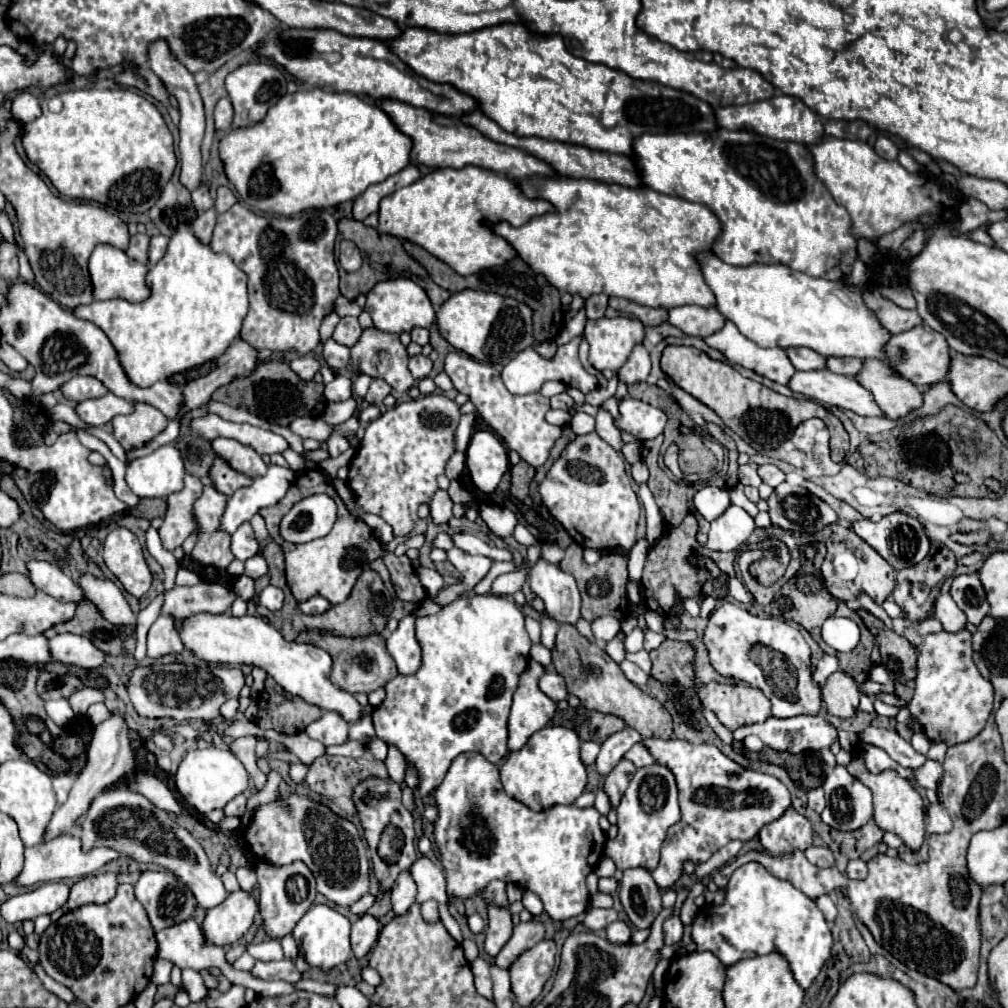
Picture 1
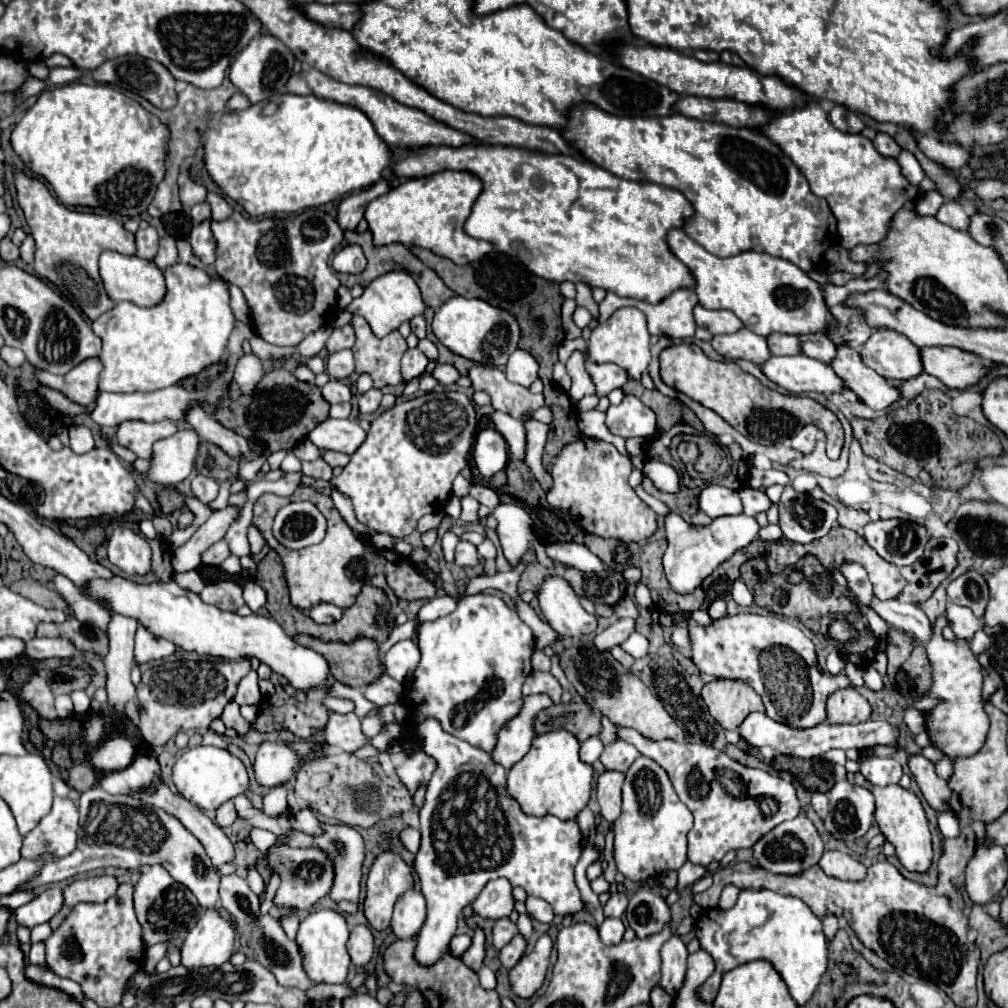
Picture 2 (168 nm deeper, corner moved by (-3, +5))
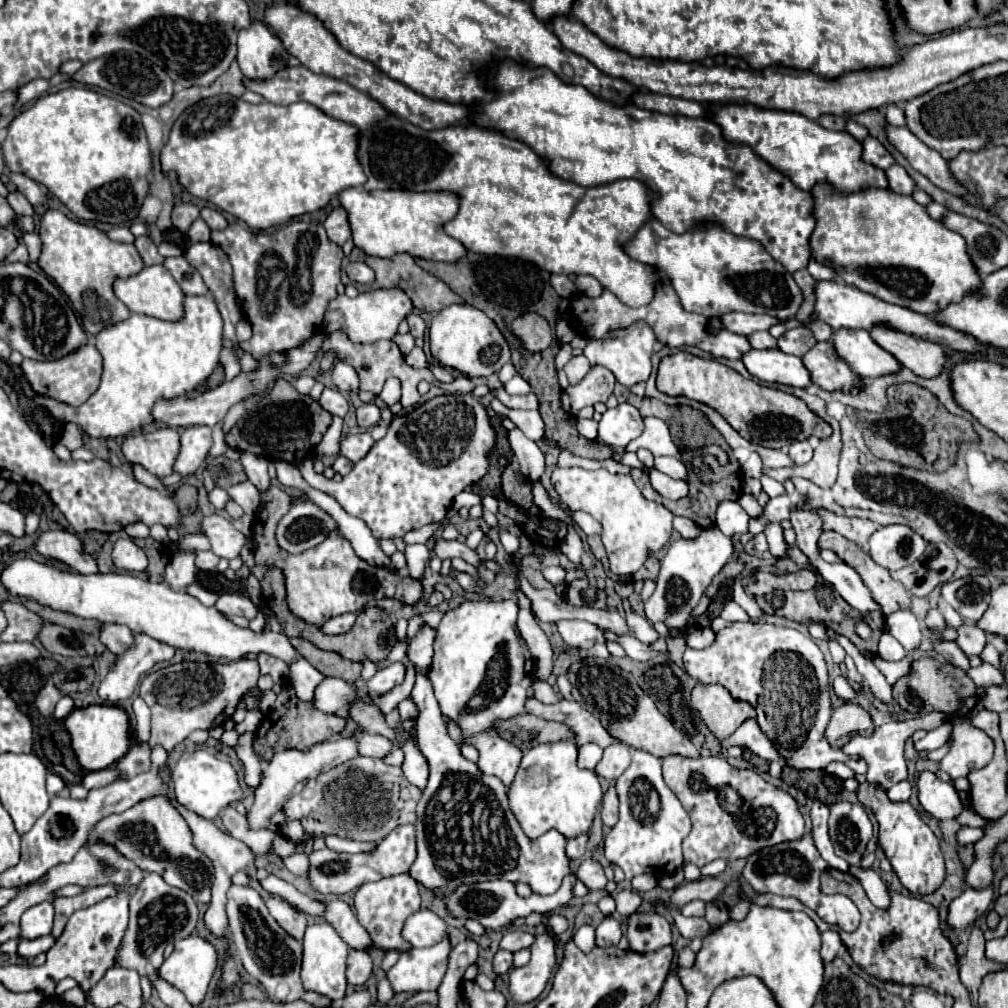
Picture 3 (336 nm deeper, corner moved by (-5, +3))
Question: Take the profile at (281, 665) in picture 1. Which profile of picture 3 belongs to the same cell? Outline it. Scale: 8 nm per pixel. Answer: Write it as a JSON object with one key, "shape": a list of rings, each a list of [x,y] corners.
{"shape":[[[32,558],[14,560],[2,572],[2,584],[10,590],[10,594],[32,598],[44,606],[54,610],[72,612],[82,618],[92,618],[98,622],[124,624],[132,632],[148,634],[164,644],[170,644],[180,650],[204,652],[216,658],[240,660],[248,654],[270,654],[274,658],[284,660],[288,666],[298,660],[296,648],[290,644],[290,638],[282,632],[260,630],[254,632],[250,628],[240,628],[230,622],[220,610],[214,606],[204,606],[198,598],[188,592],[176,592],[166,582],[148,582],[132,574],[76,574],[76,572],[60,572],[48,564],[40,564]]]}

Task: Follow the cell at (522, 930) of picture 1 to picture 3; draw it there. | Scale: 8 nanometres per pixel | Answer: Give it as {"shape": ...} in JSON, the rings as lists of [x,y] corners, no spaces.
{"shape":[[[498,950],[496,956],[494,956],[494,970],[496,970],[496,974],[508,972],[512,968],[512,960],[514,960],[514,954],[512,952]]]}

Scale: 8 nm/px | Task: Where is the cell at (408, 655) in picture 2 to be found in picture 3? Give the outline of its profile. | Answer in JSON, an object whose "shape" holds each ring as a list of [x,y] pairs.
{"shape":[[[394,662],[394,664],[386,666],[384,670],[378,670],[376,676],[366,682],[366,690],[370,696],[384,694],[384,692],[392,690],[394,686],[402,684],[404,676],[406,676],[406,666],[402,662]]]}

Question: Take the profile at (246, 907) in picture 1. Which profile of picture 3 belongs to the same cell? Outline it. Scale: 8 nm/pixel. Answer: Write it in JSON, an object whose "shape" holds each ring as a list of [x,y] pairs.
{"shape":[[[188,936],[184,940],[178,940],[174,944],[174,952],[164,960],[160,968],[160,976],[168,980],[174,988],[178,988],[190,1004],[200,1006],[204,1002],[204,996],[208,992],[208,984],[216,972],[218,966],[218,952],[216,948],[202,936]]]}

